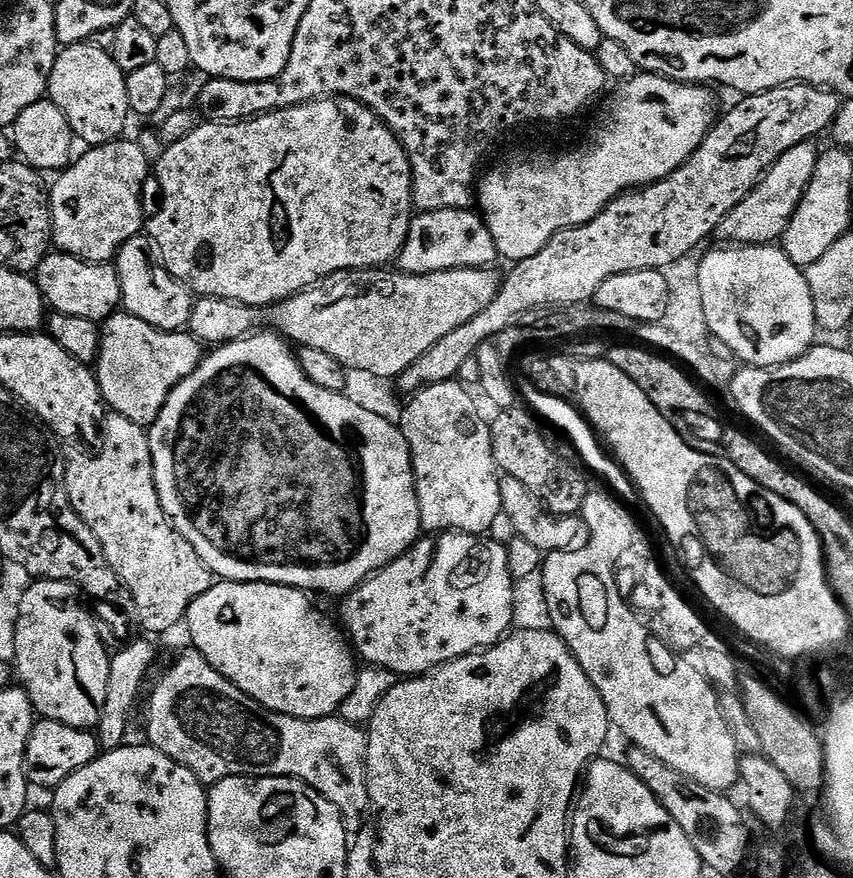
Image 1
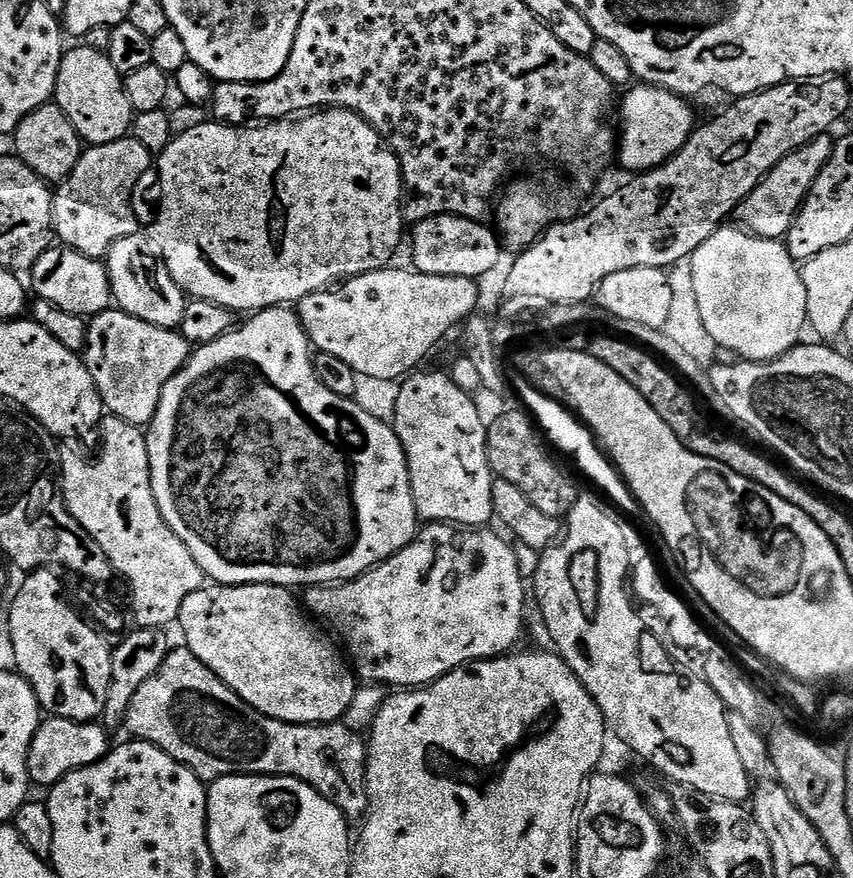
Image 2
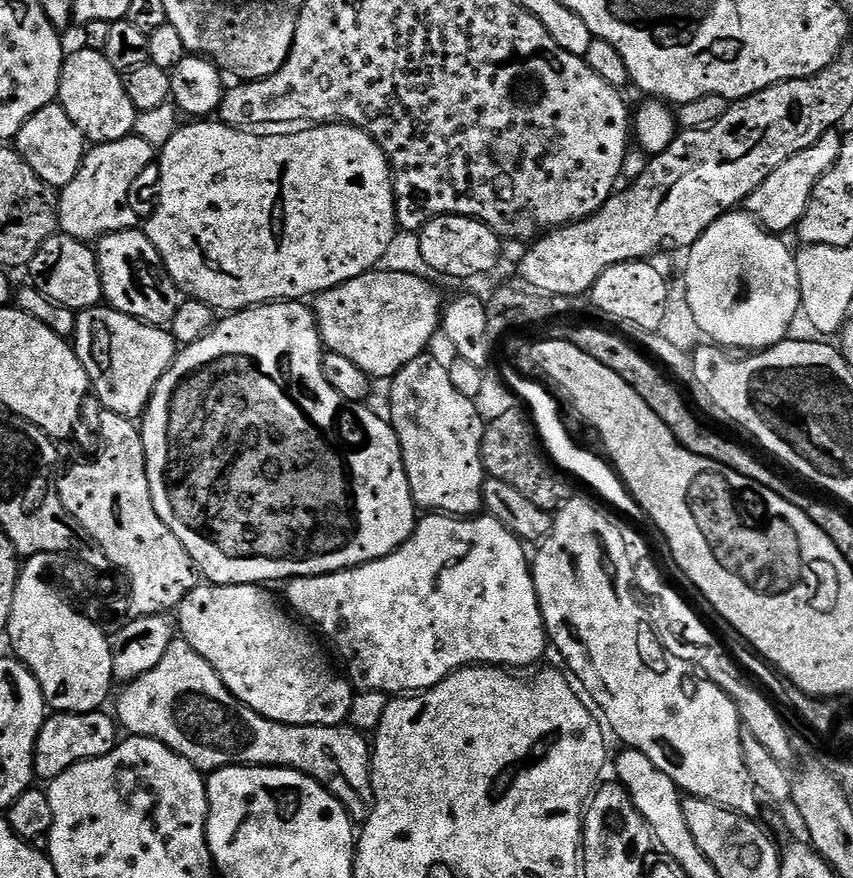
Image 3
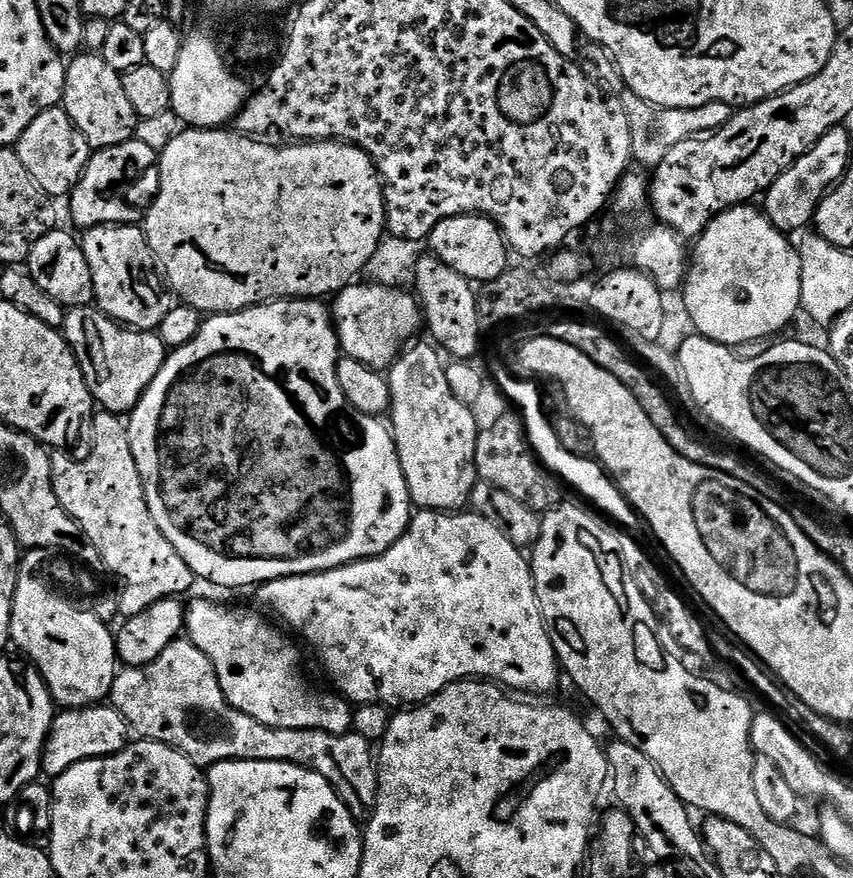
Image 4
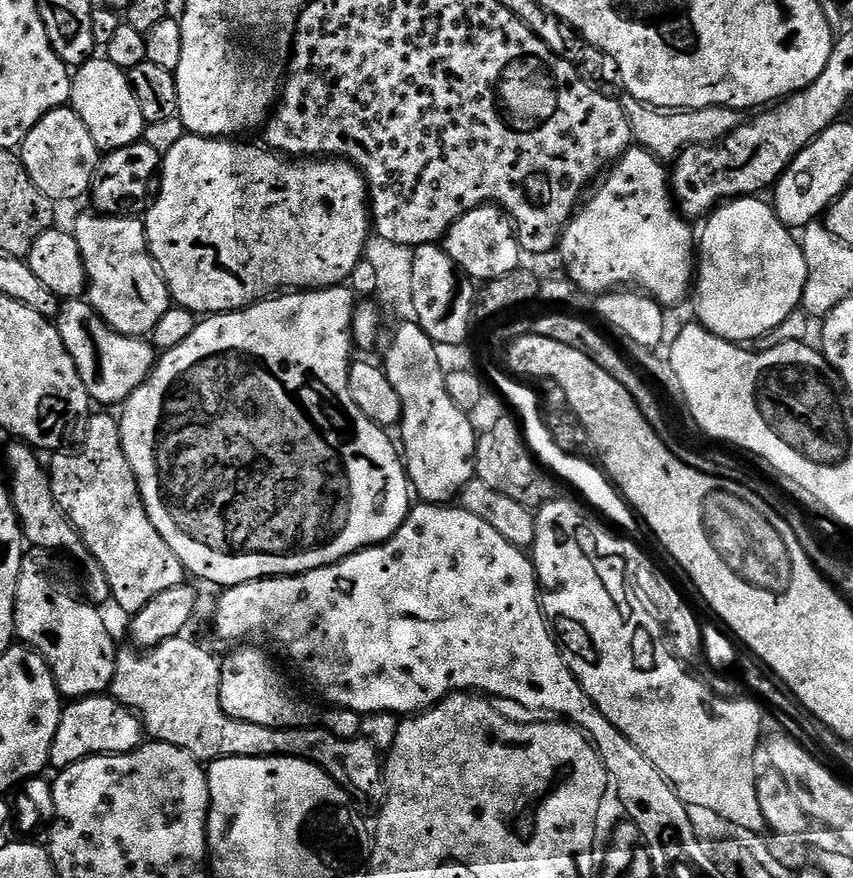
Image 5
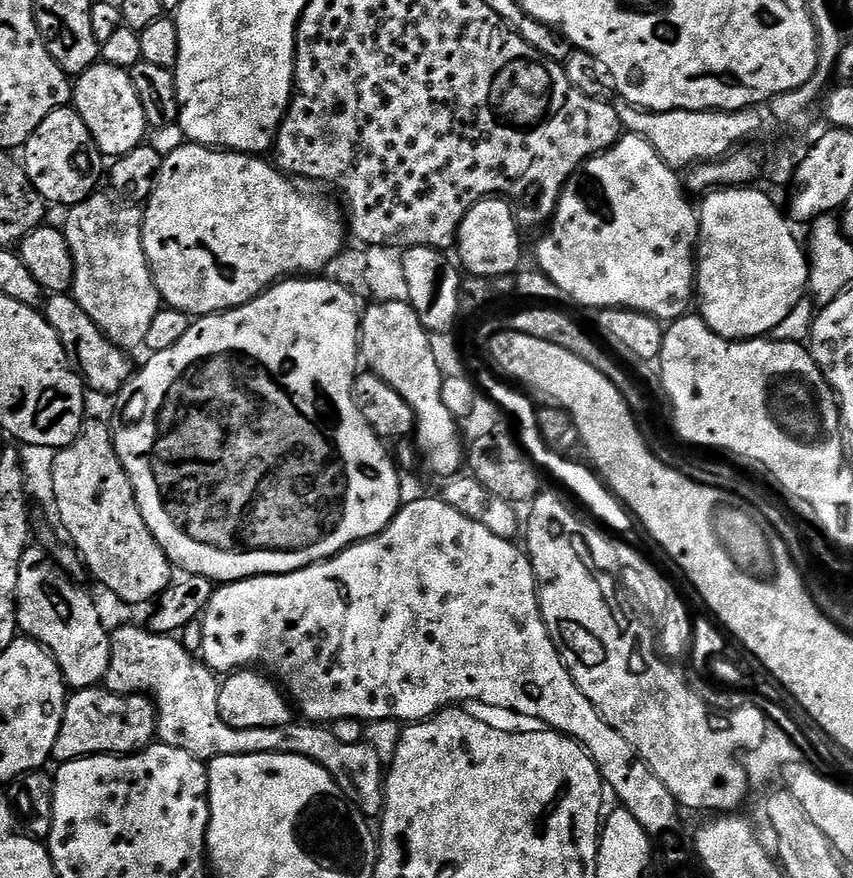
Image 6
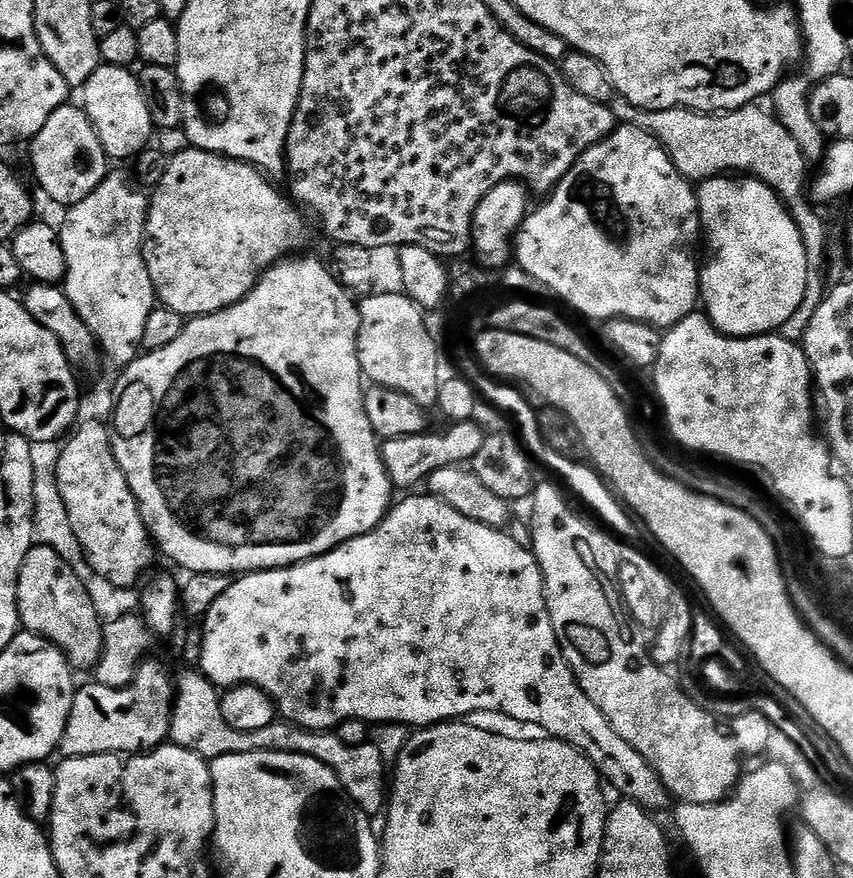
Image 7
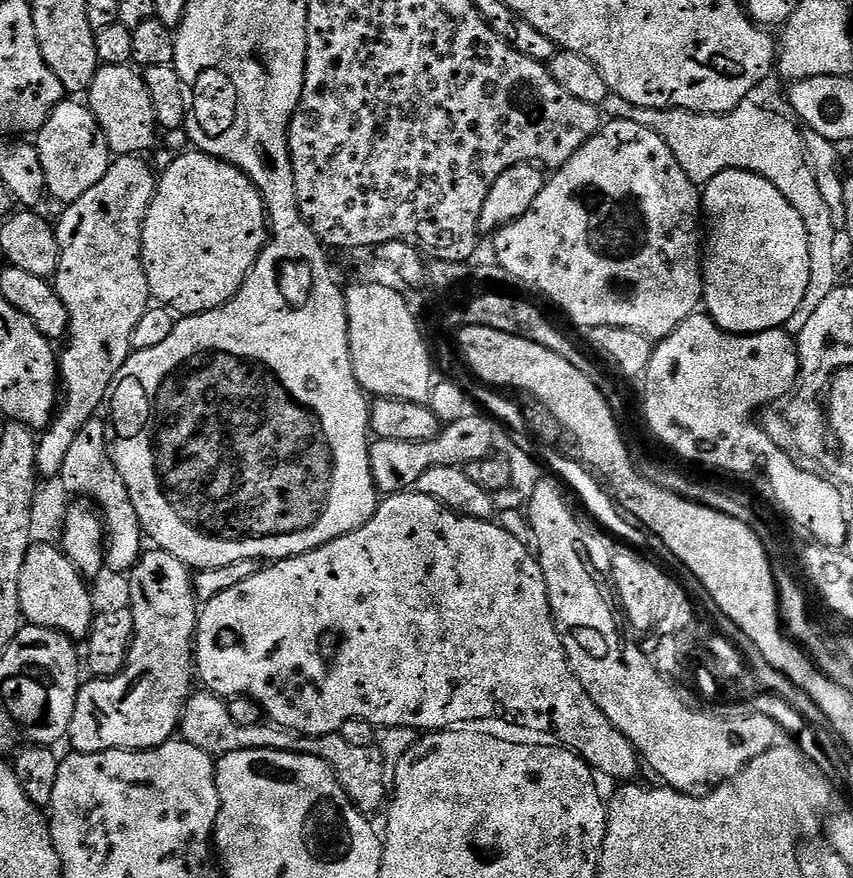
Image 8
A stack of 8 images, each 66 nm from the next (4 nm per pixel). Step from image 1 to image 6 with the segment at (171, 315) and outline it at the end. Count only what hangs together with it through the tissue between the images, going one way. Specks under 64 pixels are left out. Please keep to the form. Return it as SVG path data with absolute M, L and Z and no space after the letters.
M93 194L81 204L73 204L67 209L68 221L62 224L64 237L74 258L74 282L70 294L90 314L96 323L119 348L133 350L143 345L146 333L150 330L150 322L154 322L154 314L158 314L162 307L160 292L152 277L152 265L149 264L144 253L142 242L142 228L144 214L139 207L119 199L111 200L108 196Z

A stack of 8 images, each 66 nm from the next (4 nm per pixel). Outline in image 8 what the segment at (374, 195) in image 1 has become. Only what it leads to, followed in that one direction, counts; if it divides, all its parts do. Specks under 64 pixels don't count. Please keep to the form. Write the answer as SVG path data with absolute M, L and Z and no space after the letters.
M187 150L179 153L176 160L170 162L168 169L159 173L156 182L156 193L150 202L150 210L144 219L140 256L144 259L144 269L146 270L148 285L152 291L152 300L157 305L172 309L173 313L179 314L181 317L196 316L200 312L209 312L215 308L221 308L223 304L231 300L240 291L244 279L248 277L250 270L256 265L256 260L269 239L270 225L264 211L264 200L260 197L258 189L252 185L252 180L247 174L235 168L233 164L228 164L225 160L219 160L216 156L211 156L199 150Z

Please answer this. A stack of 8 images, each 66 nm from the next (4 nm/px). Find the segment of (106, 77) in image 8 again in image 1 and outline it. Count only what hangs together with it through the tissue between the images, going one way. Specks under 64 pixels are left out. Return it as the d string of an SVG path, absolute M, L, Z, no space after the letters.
M87 42L61 47L48 79L46 96L66 114L73 137L77 141L85 140L85 145L108 144L125 135L124 127L130 121L126 73L118 70L118 62L114 62L111 51L96 49Z

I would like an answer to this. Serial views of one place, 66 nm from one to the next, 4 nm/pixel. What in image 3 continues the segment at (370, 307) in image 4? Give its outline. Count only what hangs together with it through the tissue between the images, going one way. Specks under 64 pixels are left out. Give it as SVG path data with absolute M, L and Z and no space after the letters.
M373 270L364 272L358 278L354 278L345 284L334 286L330 290L321 292L314 300L314 311L316 314L316 325L320 331L320 341L323 342L325 349L334 354L342 354L342 358L350 358L350 362L354 362L354 366L358 366L358 370L362 370L373 381L384 382L391 381L393 376L398 375L405 366L410 362L414 362L414 358L425 355L429 351L428 343L431 342L442 328L442 303L440 304L440 292L434 285L424 276L415 276L414 274L394 274L393 272L385 272L383 270Z

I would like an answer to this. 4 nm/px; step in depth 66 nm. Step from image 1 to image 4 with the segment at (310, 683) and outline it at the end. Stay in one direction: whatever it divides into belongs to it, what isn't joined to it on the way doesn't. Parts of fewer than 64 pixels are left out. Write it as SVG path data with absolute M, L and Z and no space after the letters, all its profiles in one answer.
M196 600L187 605L184 627L187 639L210 658L230 706L242 710L254 722L262 722L267 728L322 730L335 736L353 731L353 705L335 691L319 692L308 684L300 669L299 650L258 613L239 612L212 600Z

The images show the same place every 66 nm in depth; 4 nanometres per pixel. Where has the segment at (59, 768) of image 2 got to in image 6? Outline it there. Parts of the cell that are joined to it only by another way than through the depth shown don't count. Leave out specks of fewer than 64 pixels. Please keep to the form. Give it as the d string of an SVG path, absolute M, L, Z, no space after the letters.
M103 686L81 688L68 697L52 760L67 762L81 760L84 756L143 752L157 736L158 709L149 697L143 694L120 696Z

